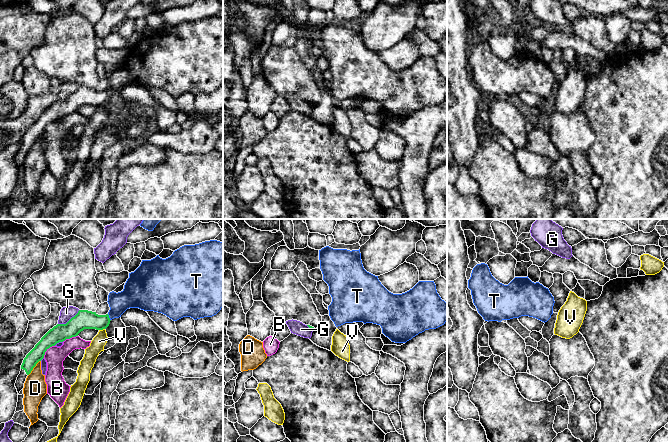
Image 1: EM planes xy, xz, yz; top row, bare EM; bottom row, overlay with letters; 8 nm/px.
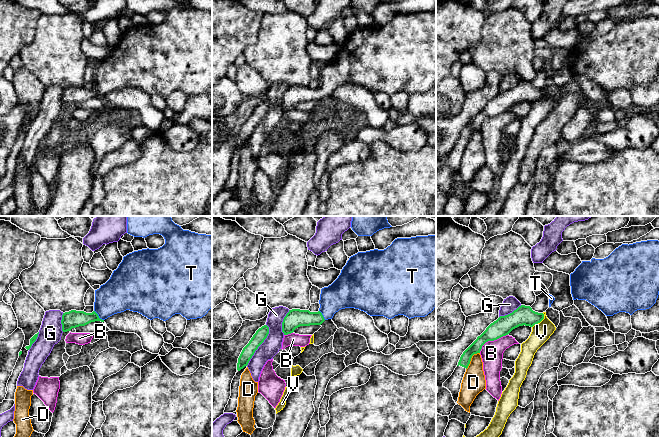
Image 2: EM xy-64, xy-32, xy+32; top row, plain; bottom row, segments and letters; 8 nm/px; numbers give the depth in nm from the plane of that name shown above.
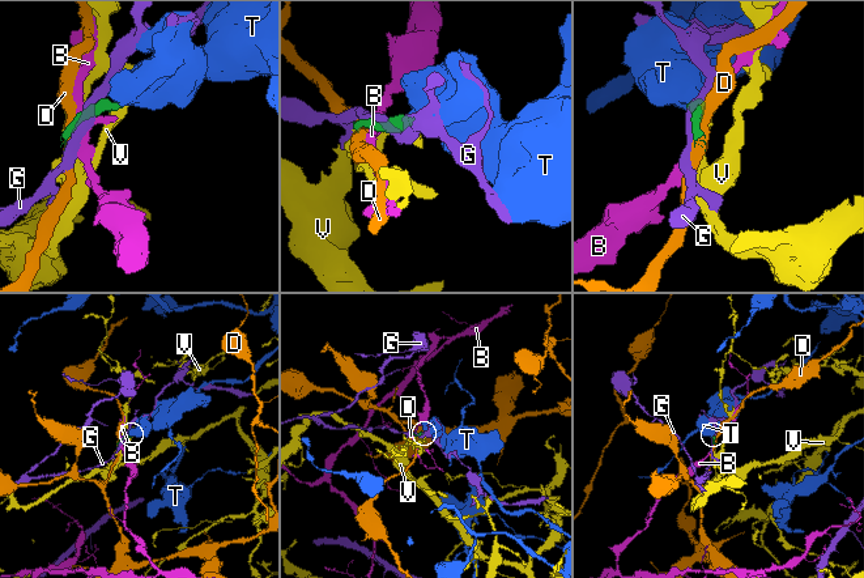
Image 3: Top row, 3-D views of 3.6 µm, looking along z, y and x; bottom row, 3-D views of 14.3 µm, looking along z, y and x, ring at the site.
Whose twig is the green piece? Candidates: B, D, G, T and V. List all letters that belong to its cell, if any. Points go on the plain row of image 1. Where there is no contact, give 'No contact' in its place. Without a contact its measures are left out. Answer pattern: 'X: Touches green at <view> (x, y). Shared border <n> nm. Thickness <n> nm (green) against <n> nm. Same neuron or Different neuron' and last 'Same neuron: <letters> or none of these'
B: Touches green at xy (46, 126). Shared border 140 nm. Thickness 140 nm (green) against 160 nm. Different neuron
D: Touches green at xy (33, 143). Shared border 160 nm. Thickness 110 nm (green) against 190 nm. Different neuron
G: Touches green at xy (69, 96). Shared border 200 nm. Thickness 160 nm (green) against 110 nm. Different neuron
T: Touches green at xy (108, 93). Shared border 60 nm. Thickness 160 nm (green) against 180 nm. Same neuron
V: Touches green at xy (101, 105). Shared border 50 nm. Thickness 160 nm (green) against 110 nm. Different neuron
Same neuron: T

